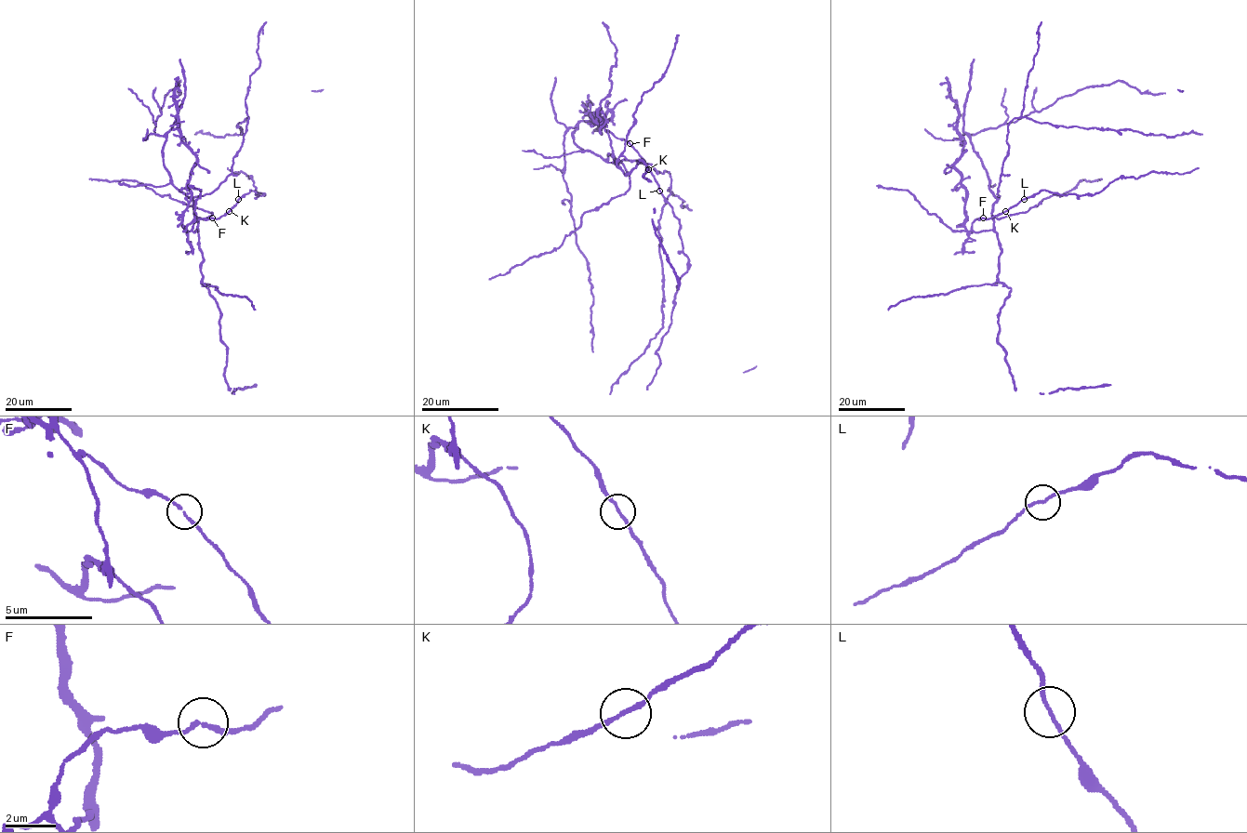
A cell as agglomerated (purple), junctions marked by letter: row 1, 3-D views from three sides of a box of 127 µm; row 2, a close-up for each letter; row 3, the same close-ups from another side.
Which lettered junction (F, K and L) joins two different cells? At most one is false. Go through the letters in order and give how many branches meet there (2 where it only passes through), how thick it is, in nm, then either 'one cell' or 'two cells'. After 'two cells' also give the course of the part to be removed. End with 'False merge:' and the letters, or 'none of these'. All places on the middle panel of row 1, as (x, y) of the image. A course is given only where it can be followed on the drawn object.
F: 2 branches meet; 150 nm thick; one cell
K: 2 branches meet; 150 nm thick; one cell
L: 2 branches meet; 140 nm thick; one cell
False merge: none of these

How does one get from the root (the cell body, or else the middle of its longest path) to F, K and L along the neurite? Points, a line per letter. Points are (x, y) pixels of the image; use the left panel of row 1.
F: (192, 199), (197, 220), (197, 230), (194, 232), (195, 222), (212, 218)
K: (192, 199), (197, 220), (197, 230), (194, 232), (192, 225), (199, 218), (218, 218), (229, 211)
L: (192, 199), (197, 220), (197, 230), (194, 232), (192, 225), (199, 218), (218, 218), (239, 199)

